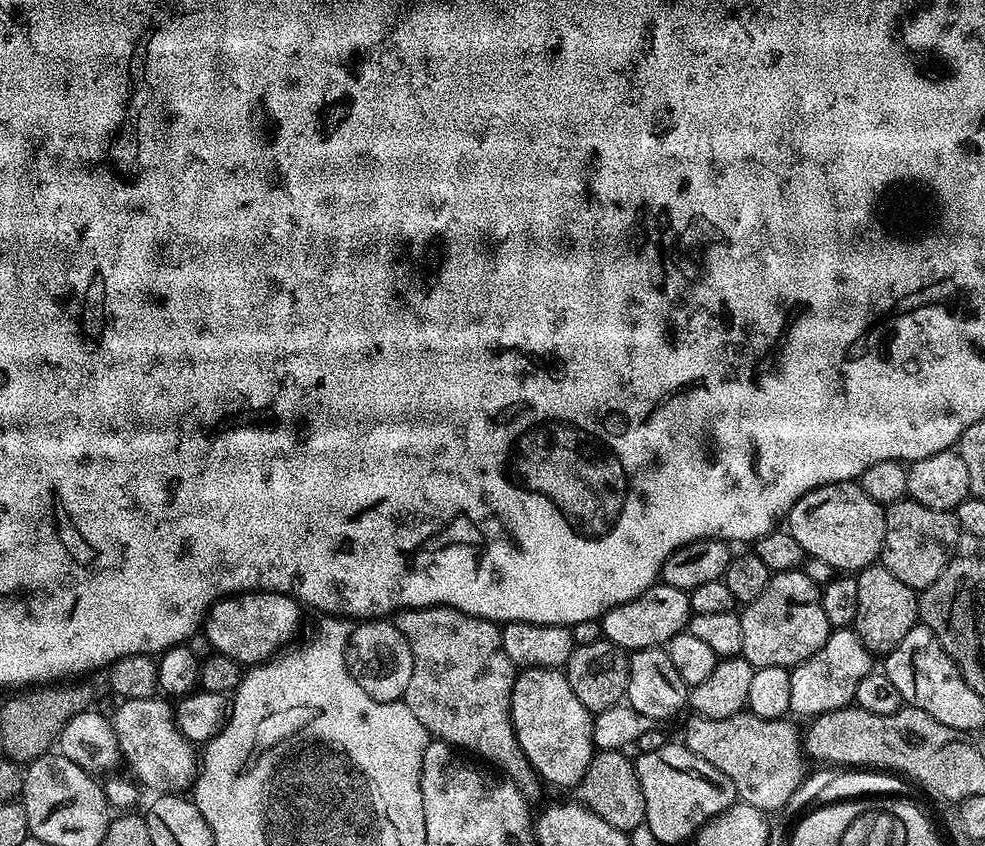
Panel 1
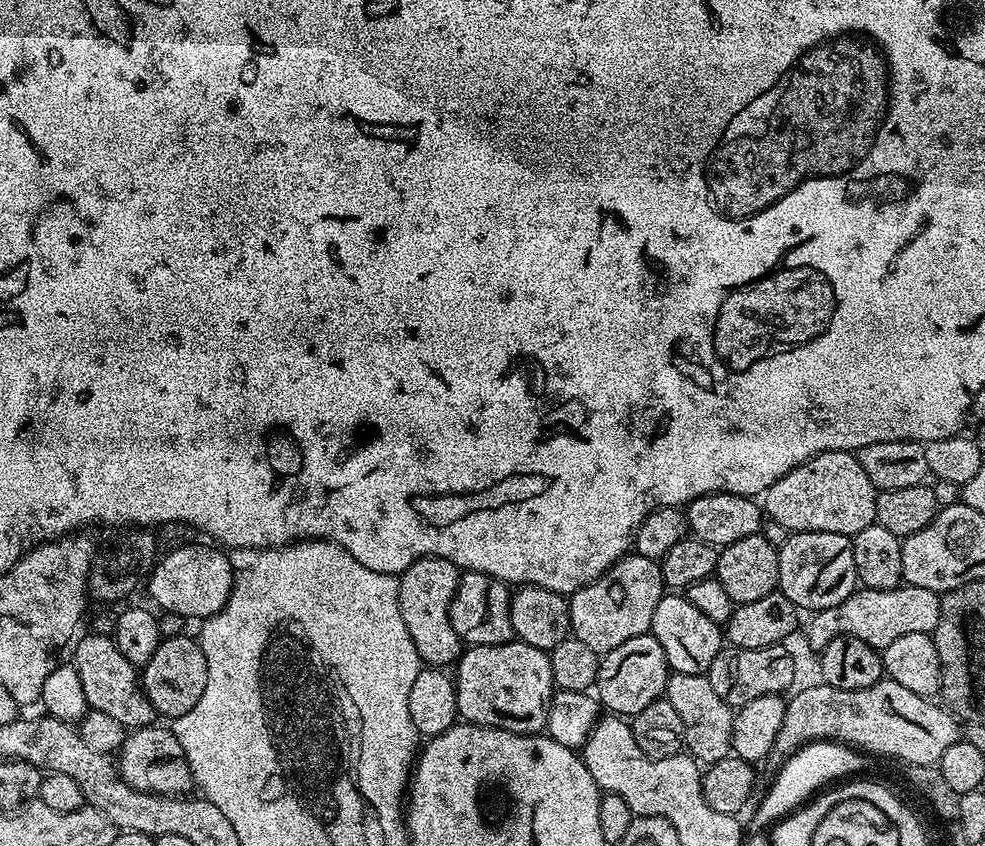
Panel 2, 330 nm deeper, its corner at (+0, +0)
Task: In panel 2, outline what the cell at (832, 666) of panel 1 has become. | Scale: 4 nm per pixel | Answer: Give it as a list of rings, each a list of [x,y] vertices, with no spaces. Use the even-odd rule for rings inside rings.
[[[906,583],[890,590],[861,587],[846,602],[838,602],[838,606],[830,606],[830,610],[817,612],[809,619],[808,644],[823,650],[834,638],[853,636],[862,638],[871,648],[883,650],[905,634],[931,634],[940,621],[940,598],[941,593]]]

